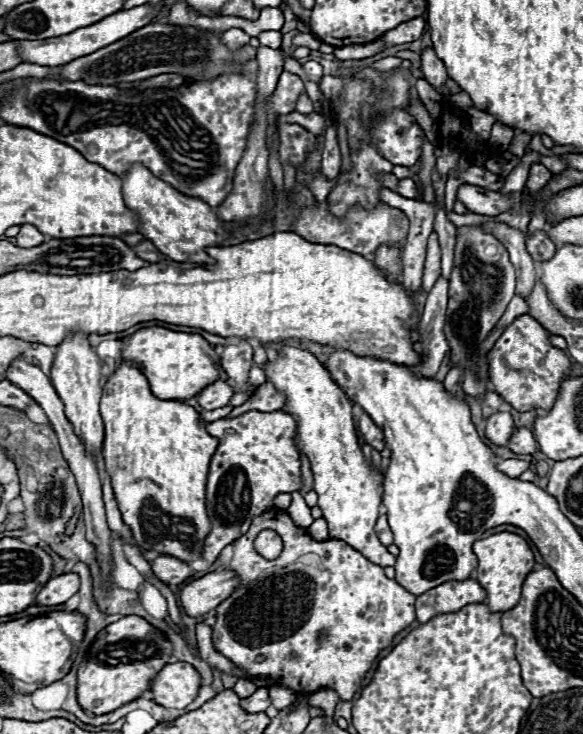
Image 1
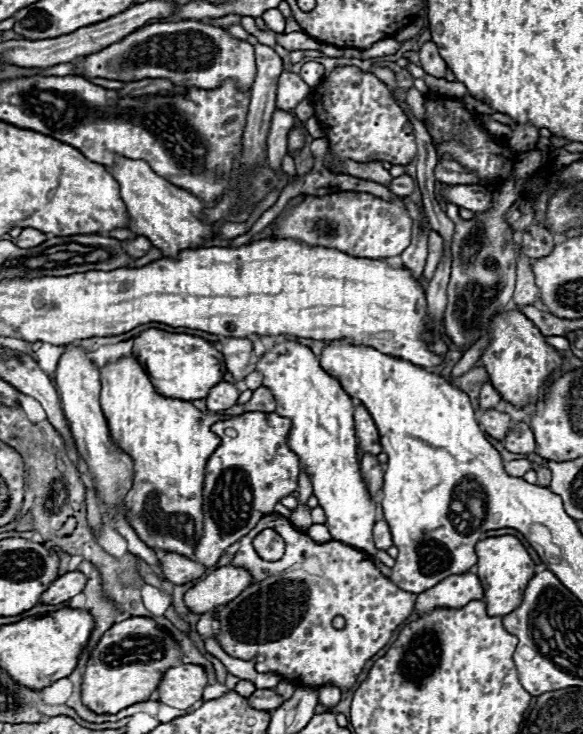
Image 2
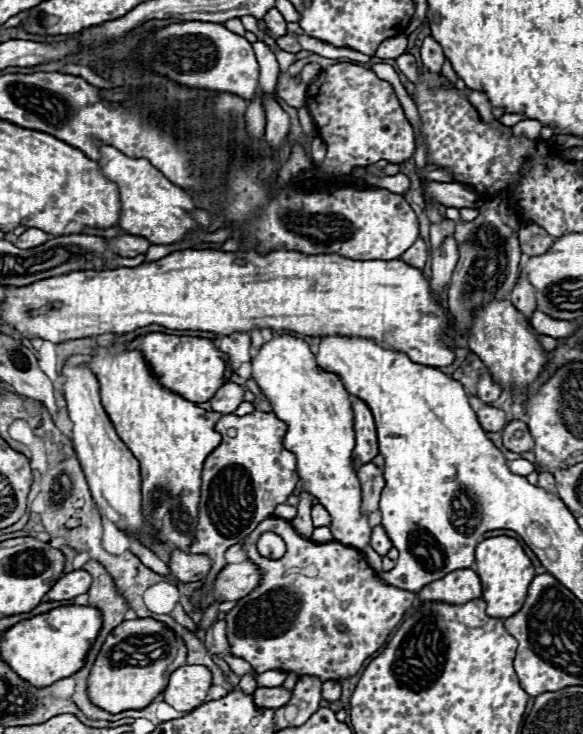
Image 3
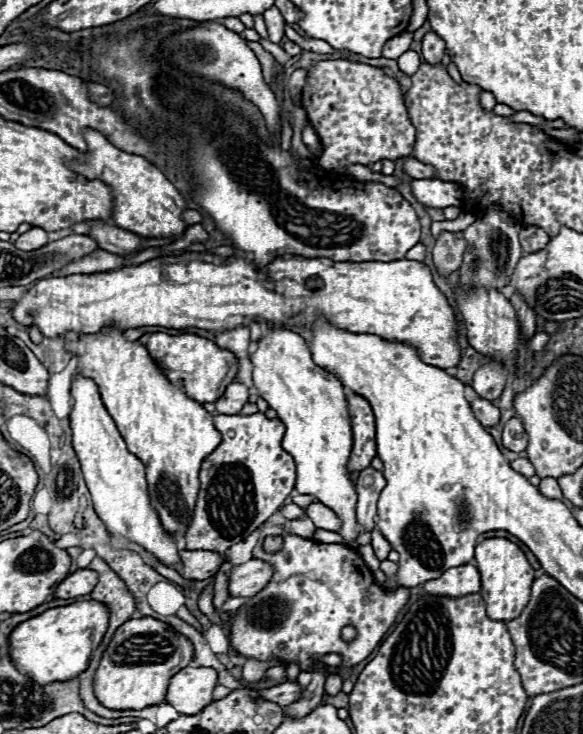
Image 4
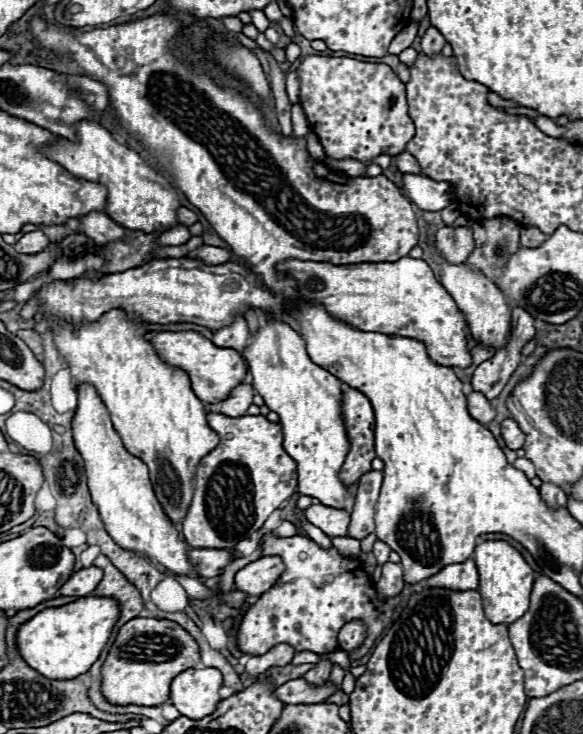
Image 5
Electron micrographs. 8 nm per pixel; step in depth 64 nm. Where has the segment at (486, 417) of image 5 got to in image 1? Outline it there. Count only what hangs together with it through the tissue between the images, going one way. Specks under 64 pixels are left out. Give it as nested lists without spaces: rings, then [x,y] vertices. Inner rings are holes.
[[[496,412],[496,414],[486,418],[486,436],[494,444],[506,446],[512,432],[514,432],[514,422],[512,422],[512,416],[508,412]]]

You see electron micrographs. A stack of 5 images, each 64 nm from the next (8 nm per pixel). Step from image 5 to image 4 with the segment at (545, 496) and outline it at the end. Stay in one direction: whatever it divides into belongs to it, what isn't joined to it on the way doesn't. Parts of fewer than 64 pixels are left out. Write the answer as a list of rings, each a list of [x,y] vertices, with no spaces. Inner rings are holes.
[[[542,478],[538,490],[546,496],[546,498],[552,498],[552,500],[564,500],[562,496],[562,490],[558,486],[558,482],[554,478]]]

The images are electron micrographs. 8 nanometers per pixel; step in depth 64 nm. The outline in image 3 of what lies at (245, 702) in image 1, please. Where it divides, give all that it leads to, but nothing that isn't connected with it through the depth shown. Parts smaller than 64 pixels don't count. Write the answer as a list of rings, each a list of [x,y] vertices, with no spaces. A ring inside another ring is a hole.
[[[284,686],[256,688],[256,692],[254,692],[256,706],[264,706],[264,708],[280,708],[280,706],[288,704],[288,698],[292,698],[292,690],[288,690]]]

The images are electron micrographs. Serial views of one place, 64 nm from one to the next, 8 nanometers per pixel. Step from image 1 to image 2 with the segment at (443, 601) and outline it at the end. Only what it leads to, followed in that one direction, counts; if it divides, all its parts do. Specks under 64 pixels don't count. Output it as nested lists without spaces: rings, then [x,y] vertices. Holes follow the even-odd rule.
[[[464,572],[464,574],[452,574],[438,582],[436,586],[420,592],[416,610],[418,614],[424,614],[432,608],[460,608],[466,606],[472,600],[482,600],[484,590],[476,574]]]

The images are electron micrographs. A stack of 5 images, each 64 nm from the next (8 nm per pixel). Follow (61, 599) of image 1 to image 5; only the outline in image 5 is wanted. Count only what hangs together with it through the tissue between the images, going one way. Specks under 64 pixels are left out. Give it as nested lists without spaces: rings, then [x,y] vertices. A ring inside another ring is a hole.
[[[98,566],[82,568],[70,576],[70,580],[60,588],[62,596],[82,596],[76,602],[46,608],[30,618],[18,630],[18,650],[22,658],[46,678],[76,678],[90,670],[104,650],[116,618],[120,616],[120,606],[114,598],[96,598],[92,590],[100,584],[104,572]],[[90,594],[90,596],[88,596]]]

